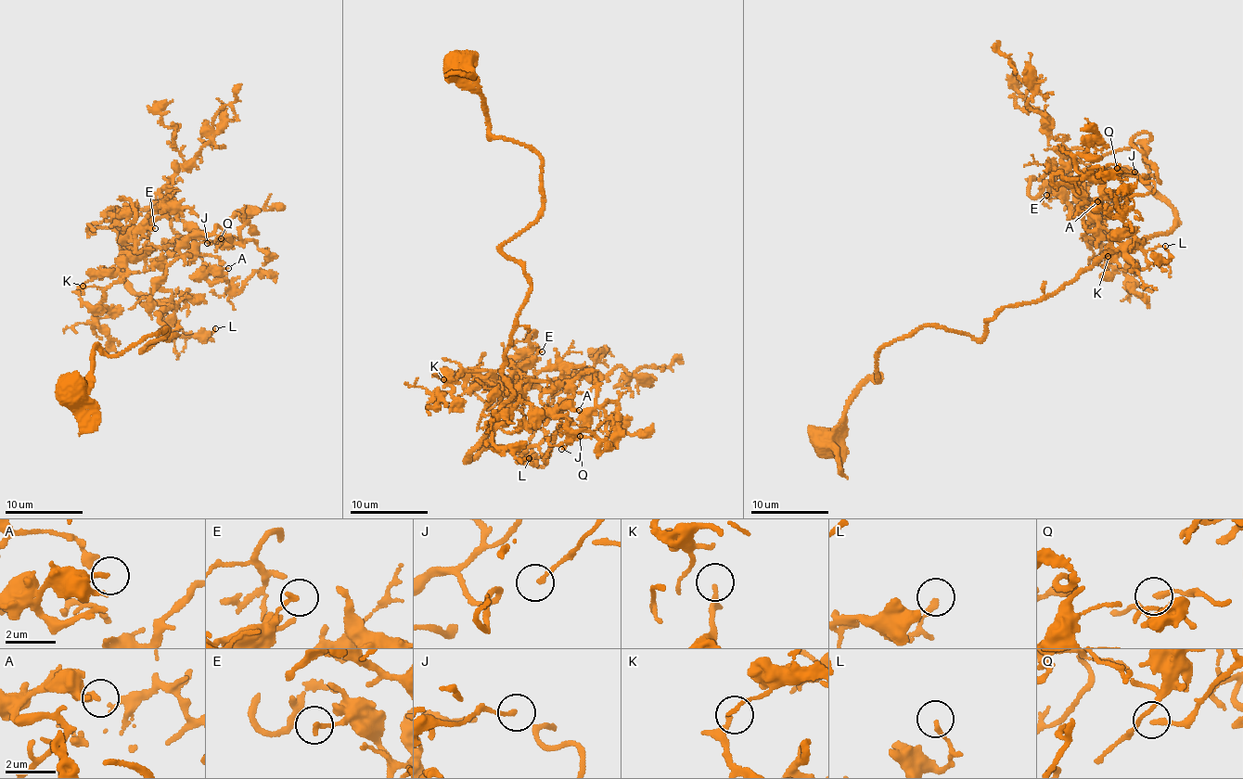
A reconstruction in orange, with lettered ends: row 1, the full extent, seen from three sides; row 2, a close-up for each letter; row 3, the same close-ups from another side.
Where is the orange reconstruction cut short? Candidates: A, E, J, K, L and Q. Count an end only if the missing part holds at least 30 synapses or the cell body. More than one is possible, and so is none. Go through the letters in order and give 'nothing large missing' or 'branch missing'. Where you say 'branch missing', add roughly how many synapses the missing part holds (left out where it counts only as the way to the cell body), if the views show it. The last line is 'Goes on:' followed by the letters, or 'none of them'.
A: nothing large missing
E: nothing large missing
J: nothing large missing
K: nothing large missing
L: nothing large missing
Q: nothing large missing
Goes on: none of them

